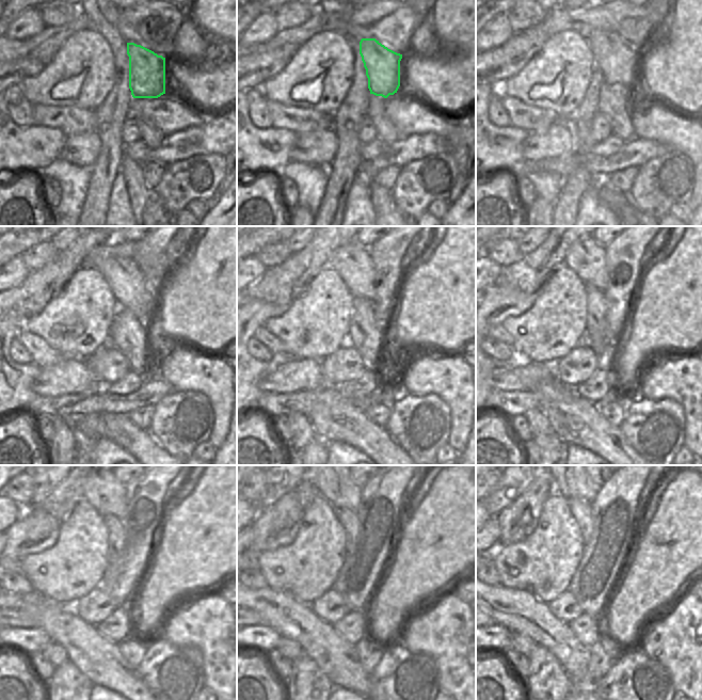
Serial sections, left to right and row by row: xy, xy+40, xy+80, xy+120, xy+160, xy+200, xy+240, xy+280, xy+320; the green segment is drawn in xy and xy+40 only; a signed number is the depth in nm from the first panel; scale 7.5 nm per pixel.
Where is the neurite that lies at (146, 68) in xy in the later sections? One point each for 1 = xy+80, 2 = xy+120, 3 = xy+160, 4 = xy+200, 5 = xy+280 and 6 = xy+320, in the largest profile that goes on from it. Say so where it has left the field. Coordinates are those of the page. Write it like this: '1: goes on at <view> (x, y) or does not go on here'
1: goes on at xy+80 (618, 61)
2: goes on at xy+120 (131, 290)
3: goes on at xy+160 (352, 261)
4: goes on at xy+200 (587, 258)
5: goes on at xy+280 (337, 487)
6: goes on at xy+320 (581, 487)

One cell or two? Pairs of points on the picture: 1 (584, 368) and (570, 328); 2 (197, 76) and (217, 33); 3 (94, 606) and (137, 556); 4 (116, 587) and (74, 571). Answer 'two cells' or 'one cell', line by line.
1: two cells
2: one cell
3: two cells
4: two cells

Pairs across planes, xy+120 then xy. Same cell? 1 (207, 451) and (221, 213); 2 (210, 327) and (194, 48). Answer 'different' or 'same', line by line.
1: different
2: different

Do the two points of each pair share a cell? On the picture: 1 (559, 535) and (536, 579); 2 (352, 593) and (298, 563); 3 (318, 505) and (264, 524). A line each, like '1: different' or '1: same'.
1: same
2: different
3: different

